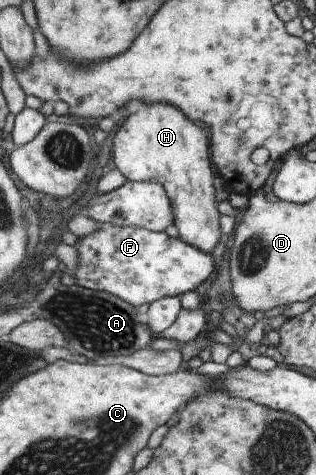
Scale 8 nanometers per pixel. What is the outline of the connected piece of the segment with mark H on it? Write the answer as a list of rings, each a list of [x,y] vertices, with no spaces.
[[[140,103],[129,108],[130,115],[112,139],[110,166],[119,169],[127,181],[160,183],[170,201],[172,225],[176,227],[179,239],[212,255],[214,245],[226,237],[218,225],[206,133],[186,119],[180,109],[168,103],[150,103],[150,107],[148,103]]]

